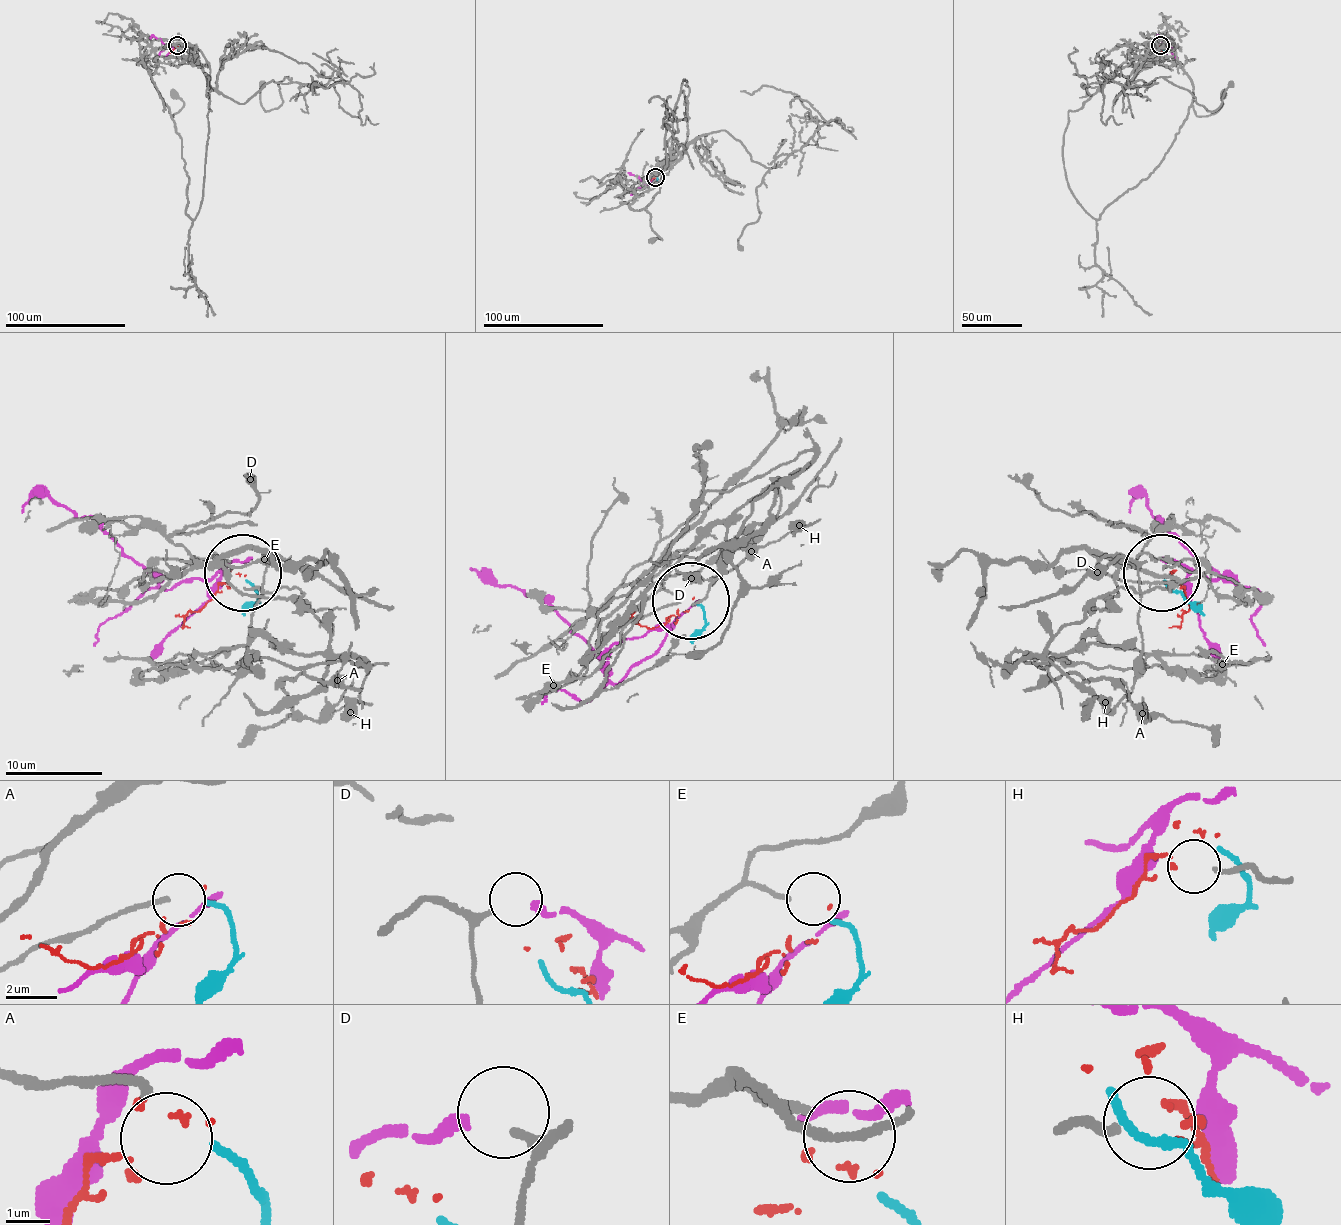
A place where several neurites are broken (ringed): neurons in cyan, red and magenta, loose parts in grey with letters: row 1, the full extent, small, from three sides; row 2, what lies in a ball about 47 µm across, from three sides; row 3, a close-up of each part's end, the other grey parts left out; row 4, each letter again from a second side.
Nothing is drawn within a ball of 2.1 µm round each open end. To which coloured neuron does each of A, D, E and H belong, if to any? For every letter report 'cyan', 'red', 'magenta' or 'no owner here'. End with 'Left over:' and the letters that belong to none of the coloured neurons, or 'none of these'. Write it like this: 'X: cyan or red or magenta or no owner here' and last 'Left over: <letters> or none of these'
A: cyan
D: magenta
E: no owner here
H: no owner here
Left over: E, H

